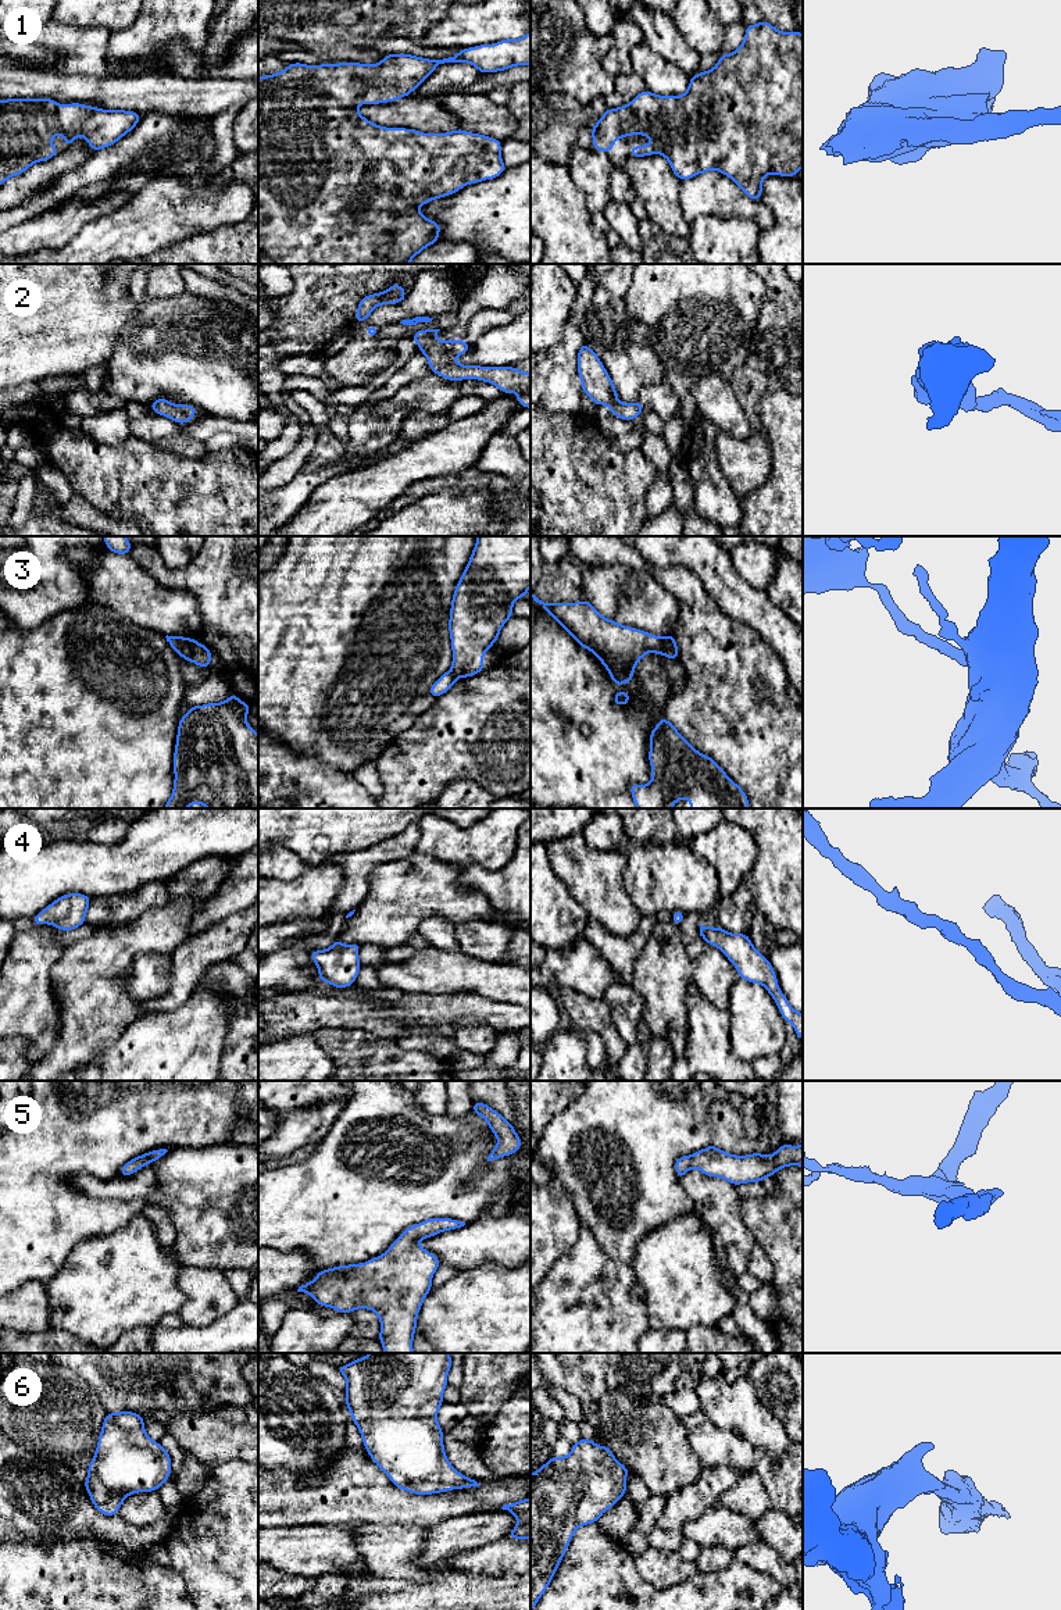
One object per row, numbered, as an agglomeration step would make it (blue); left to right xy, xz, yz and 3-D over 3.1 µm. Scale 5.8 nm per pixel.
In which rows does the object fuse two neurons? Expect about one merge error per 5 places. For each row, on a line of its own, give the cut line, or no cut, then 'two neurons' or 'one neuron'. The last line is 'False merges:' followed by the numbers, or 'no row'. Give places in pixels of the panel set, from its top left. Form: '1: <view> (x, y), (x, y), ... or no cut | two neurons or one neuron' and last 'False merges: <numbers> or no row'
1: no cut | one neuron
2: no cut | one neuron
3: xy (185, 638), (181, 654) | two neurons
4: no cut | one neuron
5: no cut | one neuron
6: no cut | one neuron
False merges: 3

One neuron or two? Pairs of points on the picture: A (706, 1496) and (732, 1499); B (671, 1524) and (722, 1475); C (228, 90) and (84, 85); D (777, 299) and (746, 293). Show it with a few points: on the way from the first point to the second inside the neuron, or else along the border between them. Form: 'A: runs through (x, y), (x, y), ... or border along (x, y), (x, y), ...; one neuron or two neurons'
A: border along (743, 1475), (721, 1495), (718, 1502); two neurons
B: runs through (683, 1512), (710, 1488); one neuron
C: runs through (192, 92), (120, 92); one neuron
D: border along (763, 278), (765, 295), (756, 328); two neurons

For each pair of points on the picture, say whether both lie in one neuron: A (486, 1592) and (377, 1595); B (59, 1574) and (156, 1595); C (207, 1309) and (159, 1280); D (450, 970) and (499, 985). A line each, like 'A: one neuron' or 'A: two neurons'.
A: one neuron
B: one neuron
C: two neurons
D: one neuron

